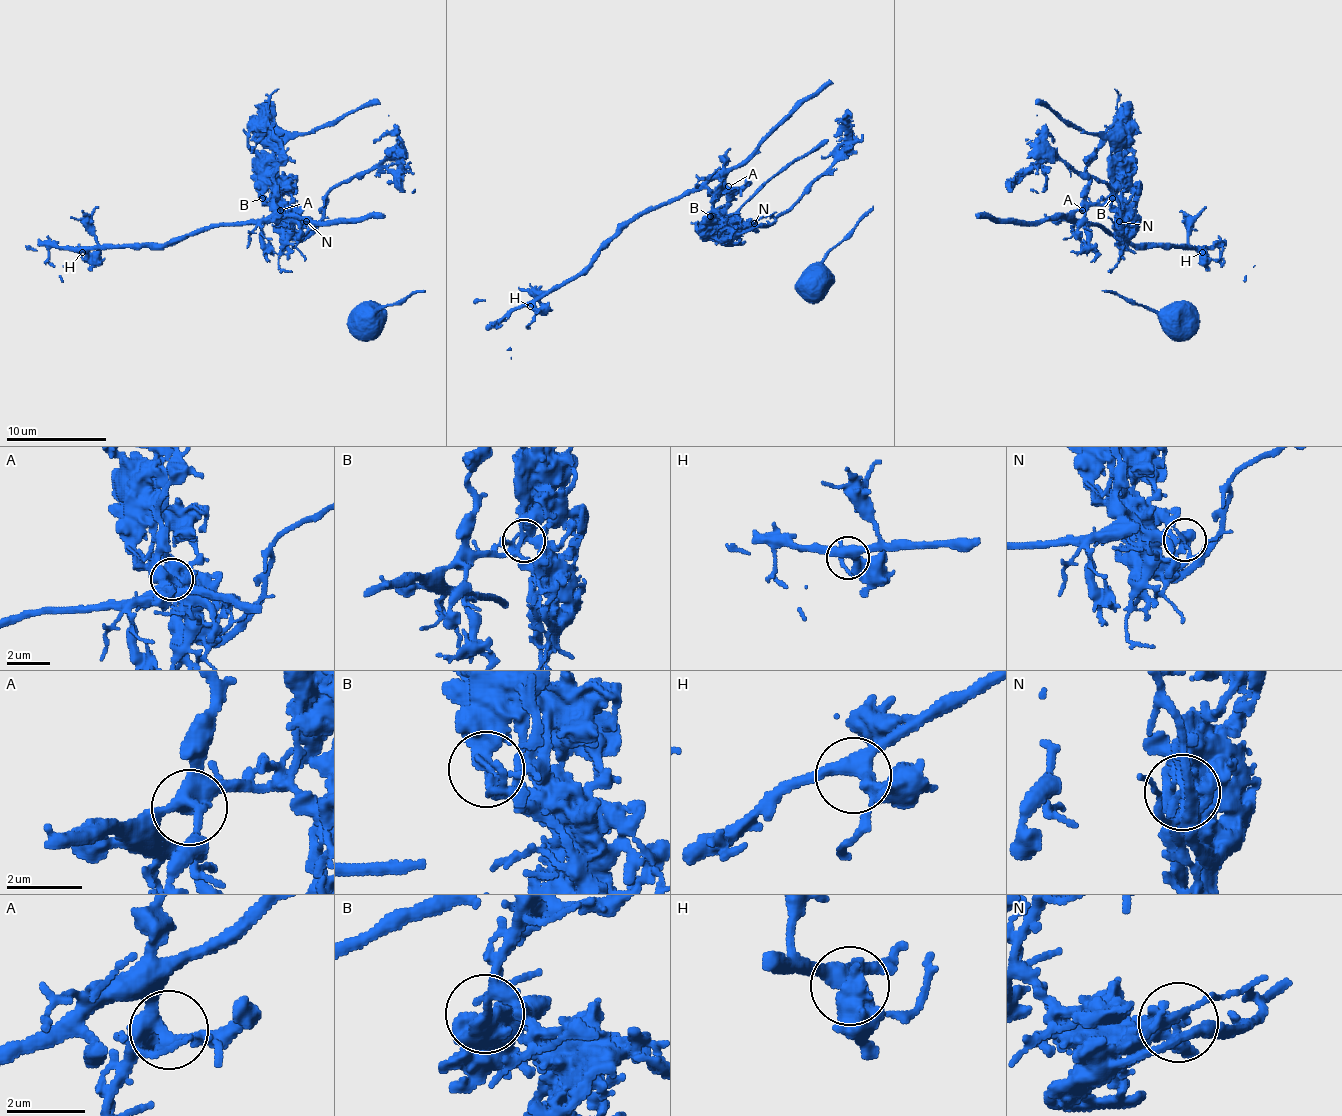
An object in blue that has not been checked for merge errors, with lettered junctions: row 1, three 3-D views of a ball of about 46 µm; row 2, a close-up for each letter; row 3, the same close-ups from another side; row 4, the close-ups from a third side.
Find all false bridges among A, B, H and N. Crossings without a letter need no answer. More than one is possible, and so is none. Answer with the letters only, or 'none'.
B, N

